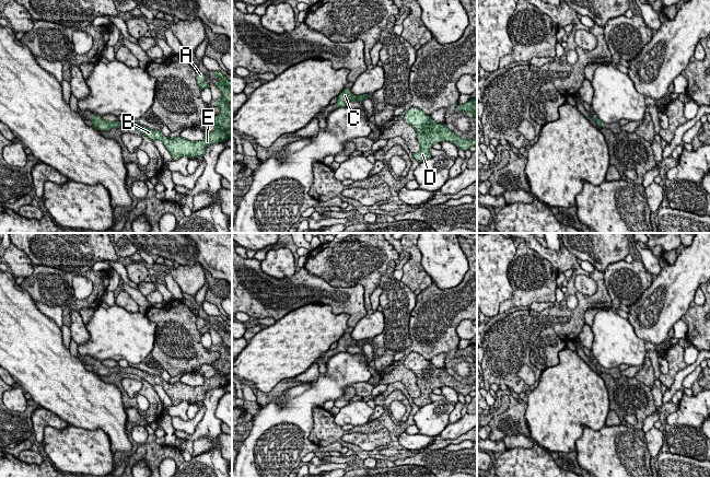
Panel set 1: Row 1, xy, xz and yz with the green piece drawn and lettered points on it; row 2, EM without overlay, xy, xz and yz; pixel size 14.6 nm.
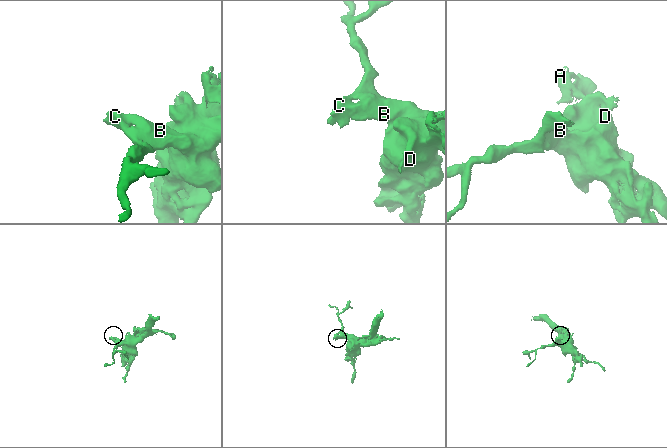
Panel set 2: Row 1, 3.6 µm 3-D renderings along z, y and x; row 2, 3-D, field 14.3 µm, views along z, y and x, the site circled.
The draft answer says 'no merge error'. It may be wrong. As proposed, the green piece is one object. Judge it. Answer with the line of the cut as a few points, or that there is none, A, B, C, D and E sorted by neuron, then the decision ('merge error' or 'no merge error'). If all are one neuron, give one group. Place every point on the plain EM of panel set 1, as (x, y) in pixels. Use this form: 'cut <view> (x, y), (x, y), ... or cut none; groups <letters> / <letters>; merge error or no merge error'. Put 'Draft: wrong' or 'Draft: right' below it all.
cut none; groups A B C D E; no merge error
Draft: right

